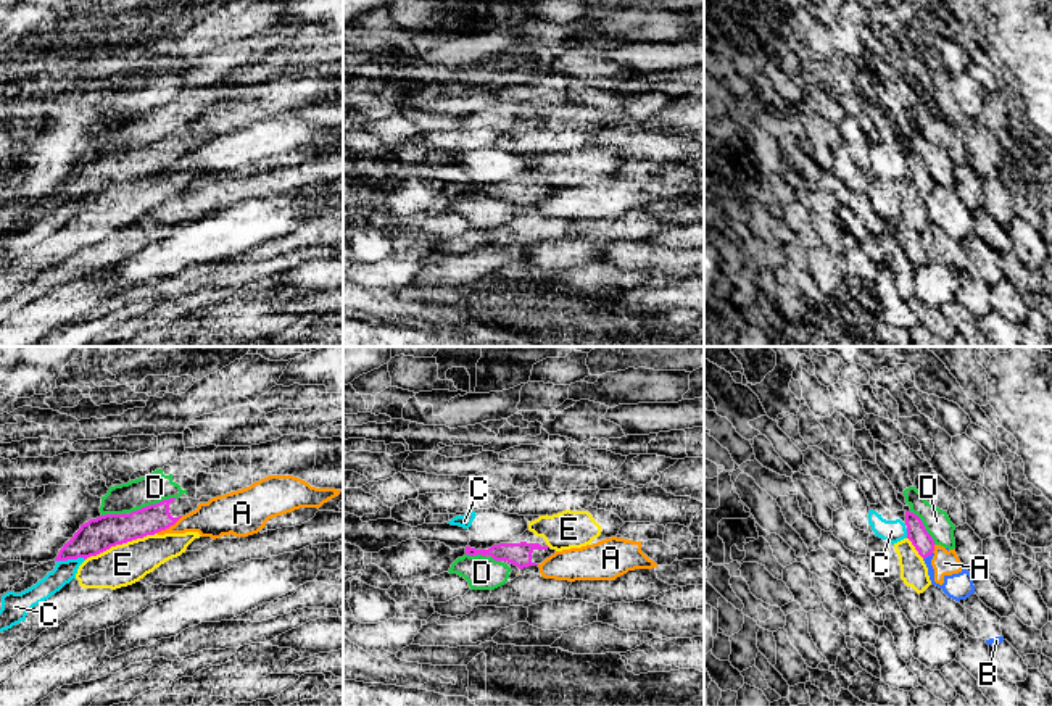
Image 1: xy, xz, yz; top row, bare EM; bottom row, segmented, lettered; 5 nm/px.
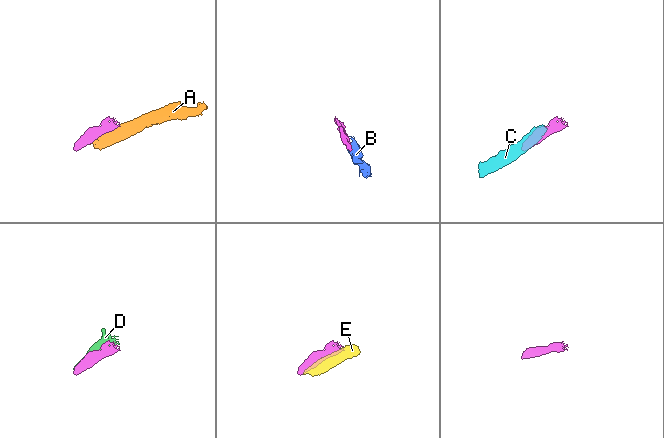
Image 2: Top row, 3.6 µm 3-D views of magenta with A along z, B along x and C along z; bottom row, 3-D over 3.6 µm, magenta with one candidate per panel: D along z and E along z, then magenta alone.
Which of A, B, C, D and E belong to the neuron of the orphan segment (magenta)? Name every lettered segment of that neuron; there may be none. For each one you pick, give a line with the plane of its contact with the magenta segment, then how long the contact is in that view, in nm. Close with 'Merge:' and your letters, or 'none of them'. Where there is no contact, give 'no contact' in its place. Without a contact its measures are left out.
Merge: none of them

